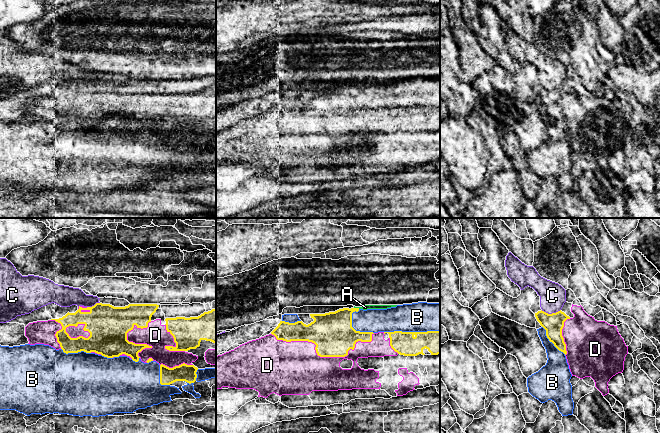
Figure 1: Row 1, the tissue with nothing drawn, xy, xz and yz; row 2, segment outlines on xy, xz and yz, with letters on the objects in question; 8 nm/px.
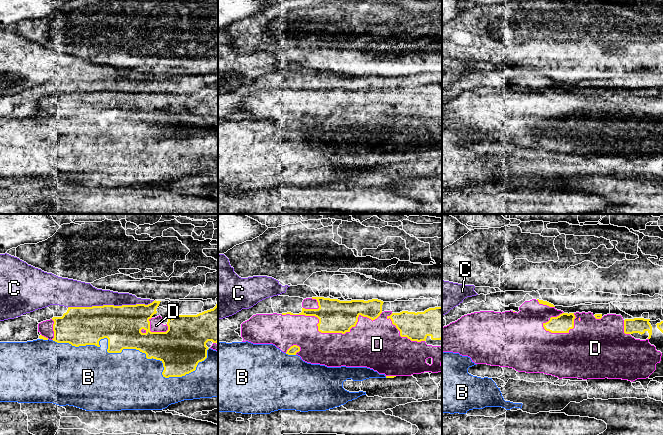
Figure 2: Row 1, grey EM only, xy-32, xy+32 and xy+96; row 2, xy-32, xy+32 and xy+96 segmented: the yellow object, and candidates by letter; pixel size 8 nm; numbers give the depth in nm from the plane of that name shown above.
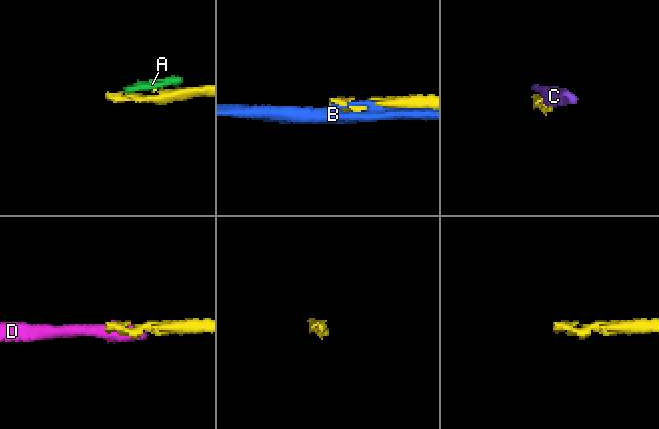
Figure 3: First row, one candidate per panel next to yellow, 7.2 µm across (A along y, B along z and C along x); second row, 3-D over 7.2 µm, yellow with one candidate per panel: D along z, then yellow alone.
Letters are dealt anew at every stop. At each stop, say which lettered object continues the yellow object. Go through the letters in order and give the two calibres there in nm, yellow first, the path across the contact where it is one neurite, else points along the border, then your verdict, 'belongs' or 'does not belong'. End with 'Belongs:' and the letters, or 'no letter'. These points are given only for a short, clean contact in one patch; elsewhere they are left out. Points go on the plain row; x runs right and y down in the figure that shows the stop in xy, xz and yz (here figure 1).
A: calibres 280 and 40 nm; does not belong
B: calibres 190 and 240 nm; does not belong
C: calibres 160 and 200 nm; does not belong
D: calibres 340 and 420 nm; belongs
Belongs: D

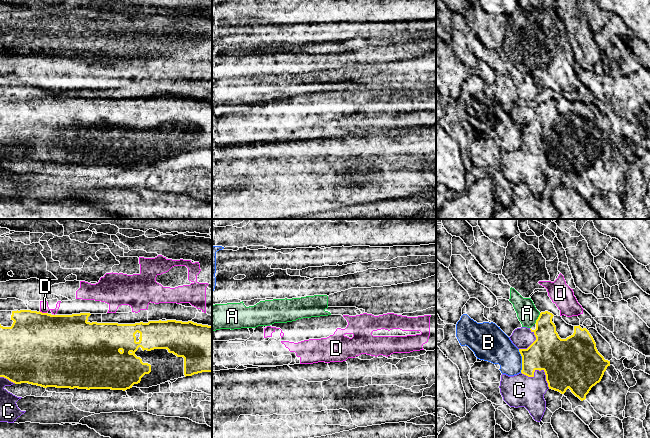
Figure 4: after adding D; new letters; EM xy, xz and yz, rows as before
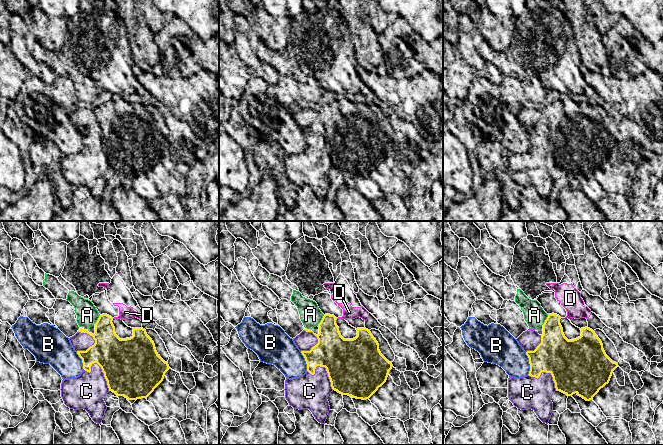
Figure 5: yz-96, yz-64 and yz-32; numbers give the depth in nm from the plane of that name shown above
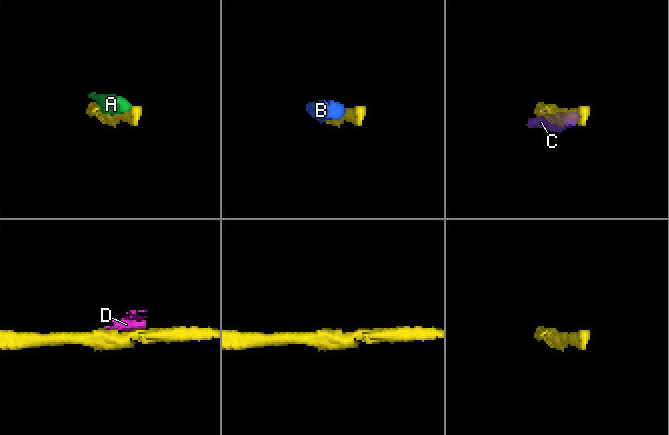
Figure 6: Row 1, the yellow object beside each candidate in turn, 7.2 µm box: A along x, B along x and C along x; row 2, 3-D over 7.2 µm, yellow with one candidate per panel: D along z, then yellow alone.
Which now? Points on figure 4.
A: calibres 240 and 160 nm; does not belong
B: calibres 300 and 260 nm; does not belong
C: calibres 400 and 260 nm; does not belong
D: calibres 500 and 70 nm; does not belong
Belongs: no letter

